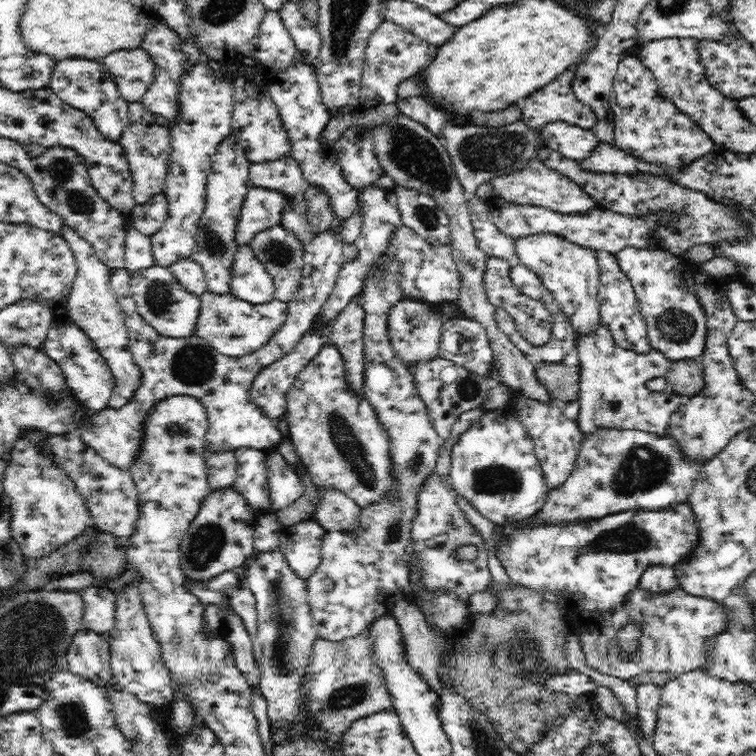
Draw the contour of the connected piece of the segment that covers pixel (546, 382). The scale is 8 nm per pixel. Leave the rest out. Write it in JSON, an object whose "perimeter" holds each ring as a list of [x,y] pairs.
{"perimeter":[[[563,362],[541,363],[536,365],[534,374],[556,403],[577,400],[579,365],[568,366]]]}

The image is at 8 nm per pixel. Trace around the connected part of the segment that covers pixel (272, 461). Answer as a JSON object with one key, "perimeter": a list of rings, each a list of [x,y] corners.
{"perimeter":[[[277,447],[262,450],[268,469],[268,491],[270,491],[270,508],[260,510],[259,514],[274,514],[281,508],[286,508],[298,497],[304,494],[304,486],[300,481],[300,472],[289,466]]]}

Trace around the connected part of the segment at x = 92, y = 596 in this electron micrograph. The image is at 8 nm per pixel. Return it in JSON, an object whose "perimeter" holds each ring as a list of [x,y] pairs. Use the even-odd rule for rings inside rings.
{"perimeter":[[[104,587],[86,588],[79,592],[84,602],[82,627],[105,635],[115,624],[117,596]]]}

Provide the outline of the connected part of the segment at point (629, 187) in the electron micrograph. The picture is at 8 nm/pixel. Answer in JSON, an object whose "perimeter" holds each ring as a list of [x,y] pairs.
{"perimeter":[[[543,146],[539,149],[537,158],[546,166],[550,166],[556,172],[568,176],[578,187],[582,187],[598,206],[606,207],[618,214],[649,215],[651,212],[660,213],[658,218],[659,240],[665,250],[680,256],[687,252],[693,245],[713,245],[721,239],[744,238],[744,224],[732,213],[728,205],[708,200],[708,197],[696,191],[690,191],[674,185],[662,176],[651,174],[602,174],[586,170],[582,165],[570,158],[562,156],[559,152]]]}

